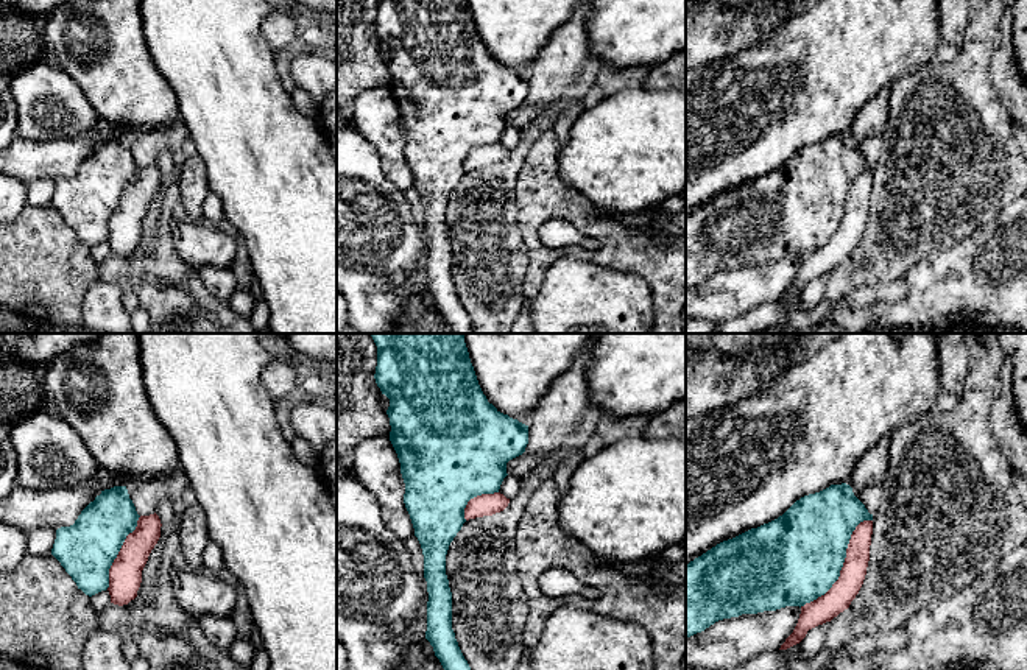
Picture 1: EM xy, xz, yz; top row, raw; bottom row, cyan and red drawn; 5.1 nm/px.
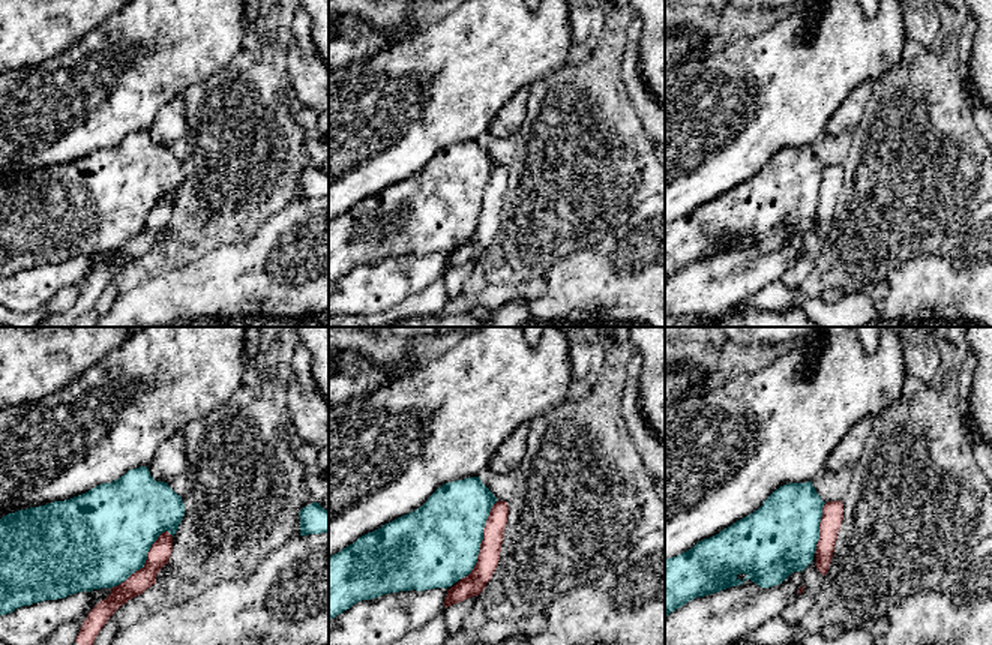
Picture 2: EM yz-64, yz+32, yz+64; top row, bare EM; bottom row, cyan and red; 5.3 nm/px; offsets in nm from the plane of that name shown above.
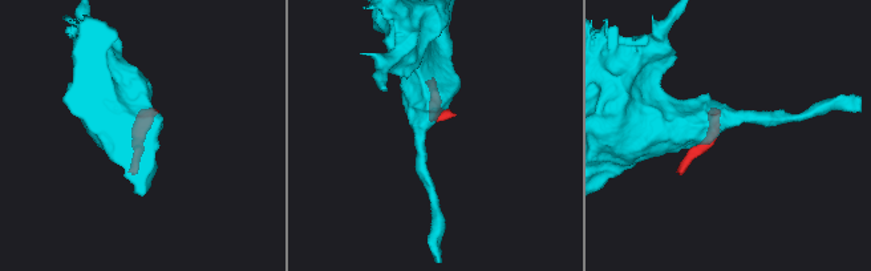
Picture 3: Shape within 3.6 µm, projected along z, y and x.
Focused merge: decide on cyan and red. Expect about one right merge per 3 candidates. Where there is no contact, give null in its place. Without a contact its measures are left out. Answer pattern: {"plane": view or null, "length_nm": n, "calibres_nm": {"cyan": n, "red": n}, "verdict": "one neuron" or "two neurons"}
{"plane": "yz", "length_nm": 600, "calibres_nm": {"cyan": 460, "red": 140}, "verdict": "two neurons"}

